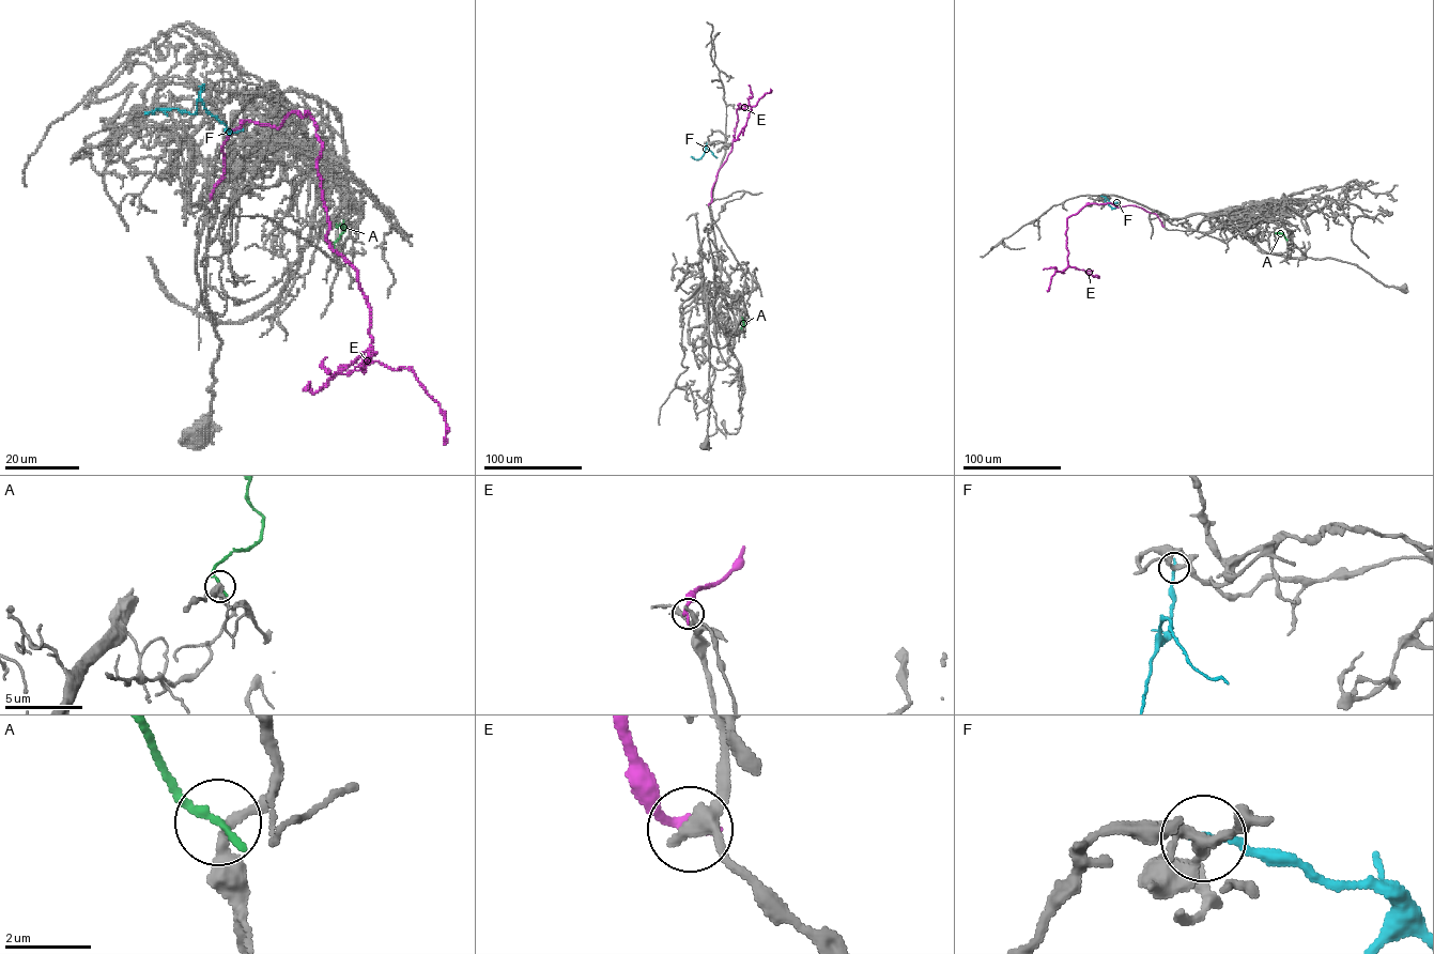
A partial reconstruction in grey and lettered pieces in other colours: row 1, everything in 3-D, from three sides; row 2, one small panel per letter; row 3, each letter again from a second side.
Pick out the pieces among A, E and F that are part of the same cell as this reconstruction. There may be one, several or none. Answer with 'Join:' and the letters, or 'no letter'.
Join: no letter

